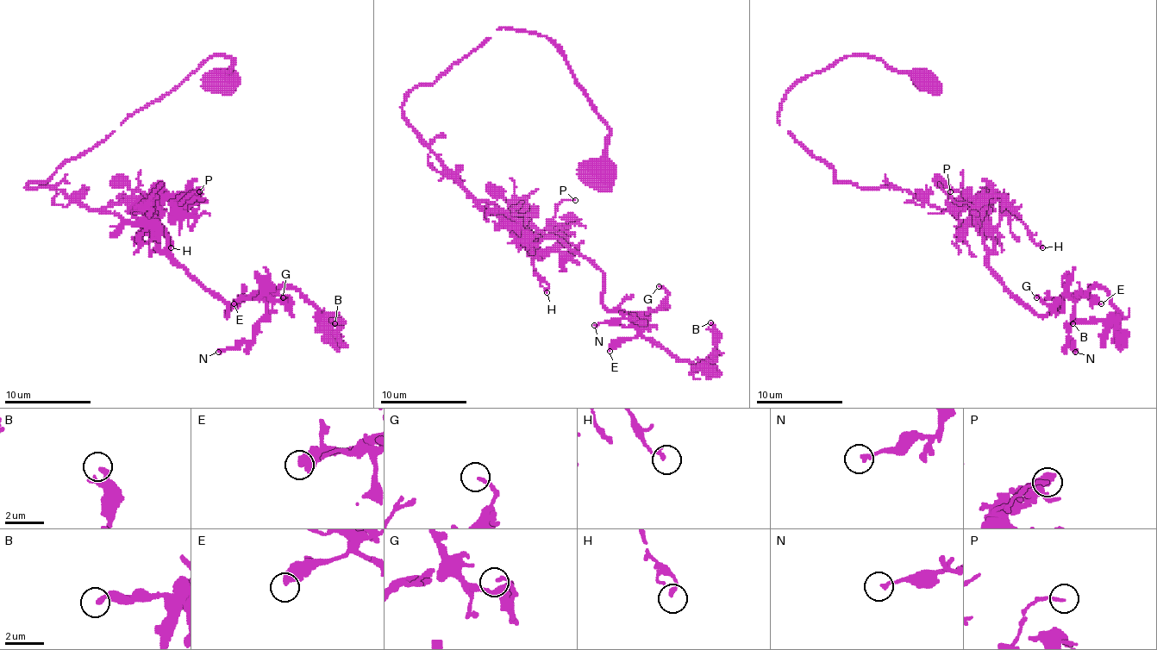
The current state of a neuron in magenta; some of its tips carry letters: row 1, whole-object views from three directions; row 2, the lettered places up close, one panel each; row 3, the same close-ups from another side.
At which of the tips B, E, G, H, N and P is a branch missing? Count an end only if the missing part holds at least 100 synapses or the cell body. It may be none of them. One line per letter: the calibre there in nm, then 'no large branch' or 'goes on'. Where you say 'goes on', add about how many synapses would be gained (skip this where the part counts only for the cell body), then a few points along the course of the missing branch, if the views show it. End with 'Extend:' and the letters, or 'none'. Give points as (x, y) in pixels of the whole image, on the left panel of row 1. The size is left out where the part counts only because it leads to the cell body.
B: calibre 200 nm; no large branch
E: calibre 440 nm; no large branch
G: calibre 150 nm; no large branch
H: calibre 200 nm; no large branch
N: calibre 200 nm; no large branch
P: calibre 140 nm; no large branch
Extend: none

